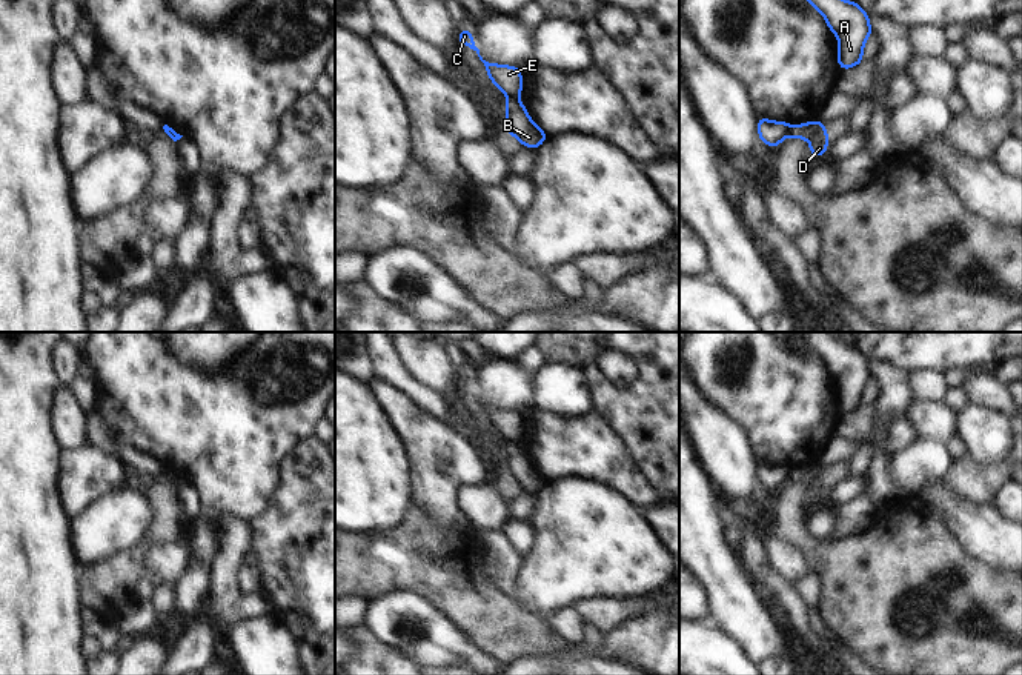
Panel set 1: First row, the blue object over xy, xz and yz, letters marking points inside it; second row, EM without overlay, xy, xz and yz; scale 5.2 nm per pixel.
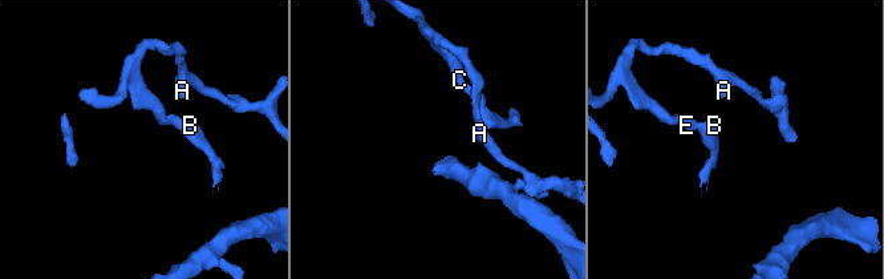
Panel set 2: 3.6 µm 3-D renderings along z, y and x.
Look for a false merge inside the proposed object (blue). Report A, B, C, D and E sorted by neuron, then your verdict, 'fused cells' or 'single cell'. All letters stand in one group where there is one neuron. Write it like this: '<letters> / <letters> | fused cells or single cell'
A C E / B D | fused cells

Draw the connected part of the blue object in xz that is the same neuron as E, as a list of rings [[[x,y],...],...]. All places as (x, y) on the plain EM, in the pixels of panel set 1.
[[[467,374],[467,375],[460,375],[456,383],[460,384],[460,387],[467,389],[470,394],[473,394],[473,395],[478,398],[479,404],[484,407],[484,411],[486,411],[486,414],[487,414],[487,420],[490,421],[490,426],[493,426],[507,441],[518,441],[518,440],[521,438],[521,435],[523,435],[523,421],[521,421],[521,414],[519,414],[519,412],[516,412],[516,411],[495,409],[495,407],[486,406],[486,404],[479,400],[479,394],[475,391],[475,386],[473,386],[473,383],[472,383],[470,374]]]

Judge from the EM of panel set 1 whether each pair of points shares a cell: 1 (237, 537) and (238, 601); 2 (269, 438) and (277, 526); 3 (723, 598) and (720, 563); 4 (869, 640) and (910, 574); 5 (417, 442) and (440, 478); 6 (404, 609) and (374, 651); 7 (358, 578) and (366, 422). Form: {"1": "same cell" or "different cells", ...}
{"1": "same cell", "2": "different cells", "3": "same cell", "4": "same cell", "5": "same cell", "6": "different cells", "7": "different cells"}

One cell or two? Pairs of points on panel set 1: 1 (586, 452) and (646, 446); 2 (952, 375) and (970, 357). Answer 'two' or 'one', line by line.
1: two
2: two

